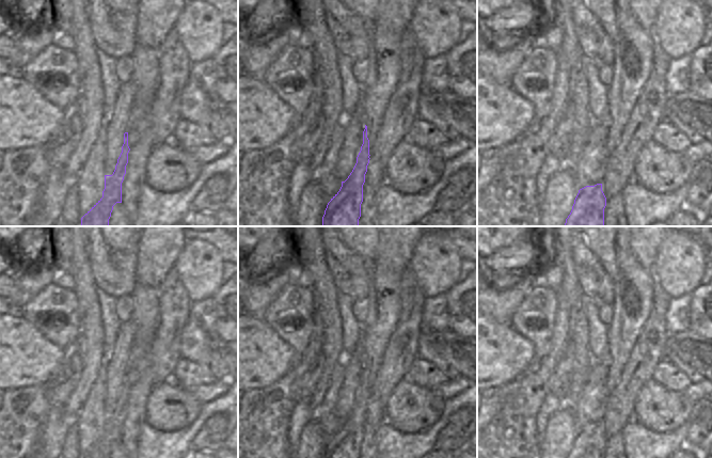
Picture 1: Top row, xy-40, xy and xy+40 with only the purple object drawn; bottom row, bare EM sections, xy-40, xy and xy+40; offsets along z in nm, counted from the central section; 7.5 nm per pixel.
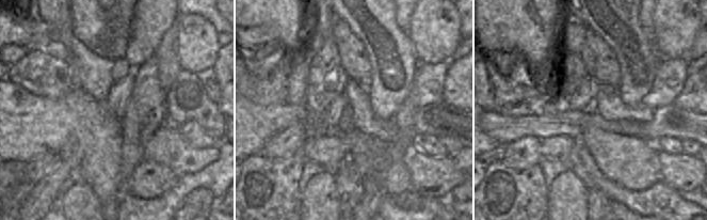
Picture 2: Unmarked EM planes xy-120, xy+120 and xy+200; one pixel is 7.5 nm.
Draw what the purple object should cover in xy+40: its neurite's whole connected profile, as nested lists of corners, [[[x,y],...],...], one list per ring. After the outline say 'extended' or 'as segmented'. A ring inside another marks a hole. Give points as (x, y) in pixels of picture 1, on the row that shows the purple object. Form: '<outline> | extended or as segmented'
[[[602,184],[586,186],[579,190],[564,226],[604,226],[605,206]]] | as segmented

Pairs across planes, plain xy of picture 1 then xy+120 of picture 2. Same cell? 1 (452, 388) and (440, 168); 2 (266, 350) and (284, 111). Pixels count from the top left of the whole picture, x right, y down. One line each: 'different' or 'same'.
1: different
2: same

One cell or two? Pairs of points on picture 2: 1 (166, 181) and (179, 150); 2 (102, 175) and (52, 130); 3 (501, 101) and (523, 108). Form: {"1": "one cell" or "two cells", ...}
{"1": "two cells", "2": "one cell", "3": "two cells"}

